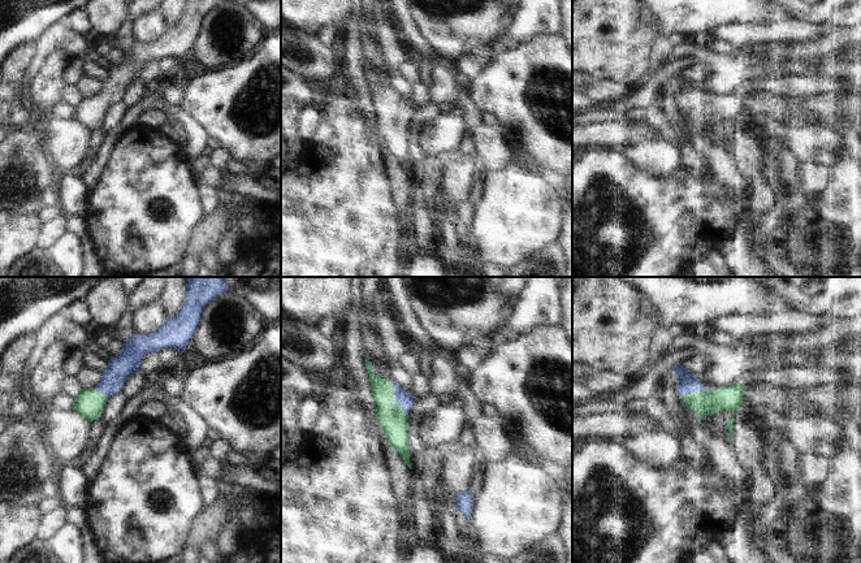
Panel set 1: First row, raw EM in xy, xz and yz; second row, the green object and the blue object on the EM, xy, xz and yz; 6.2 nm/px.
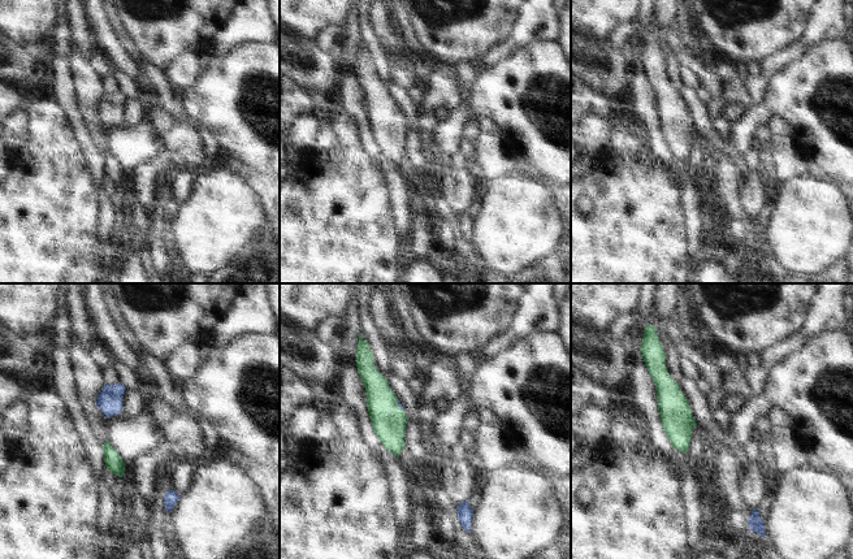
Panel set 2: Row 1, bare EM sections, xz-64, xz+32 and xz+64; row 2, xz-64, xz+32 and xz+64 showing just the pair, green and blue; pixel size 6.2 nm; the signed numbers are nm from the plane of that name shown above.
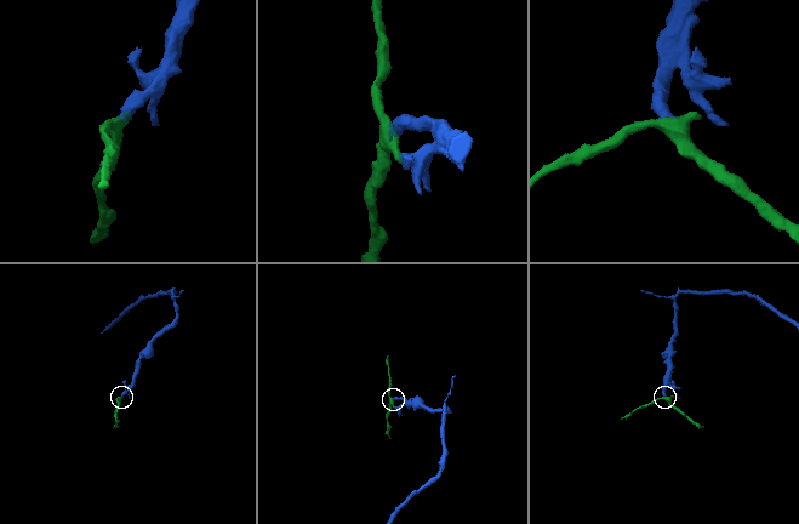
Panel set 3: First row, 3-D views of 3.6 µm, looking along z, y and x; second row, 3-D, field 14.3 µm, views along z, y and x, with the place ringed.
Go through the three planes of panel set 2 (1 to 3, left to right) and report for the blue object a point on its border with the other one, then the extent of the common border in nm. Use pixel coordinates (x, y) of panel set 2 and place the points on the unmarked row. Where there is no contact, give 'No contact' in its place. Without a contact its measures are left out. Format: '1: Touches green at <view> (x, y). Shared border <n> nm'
1: No contact
2: Touches green at xz+32 (398, 115). Shared border 80 nm
3: No contact.

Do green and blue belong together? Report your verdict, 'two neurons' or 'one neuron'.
one neuron

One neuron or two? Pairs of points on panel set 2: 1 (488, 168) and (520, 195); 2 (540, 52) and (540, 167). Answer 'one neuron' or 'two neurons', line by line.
1: two neurons
2: one neuron

